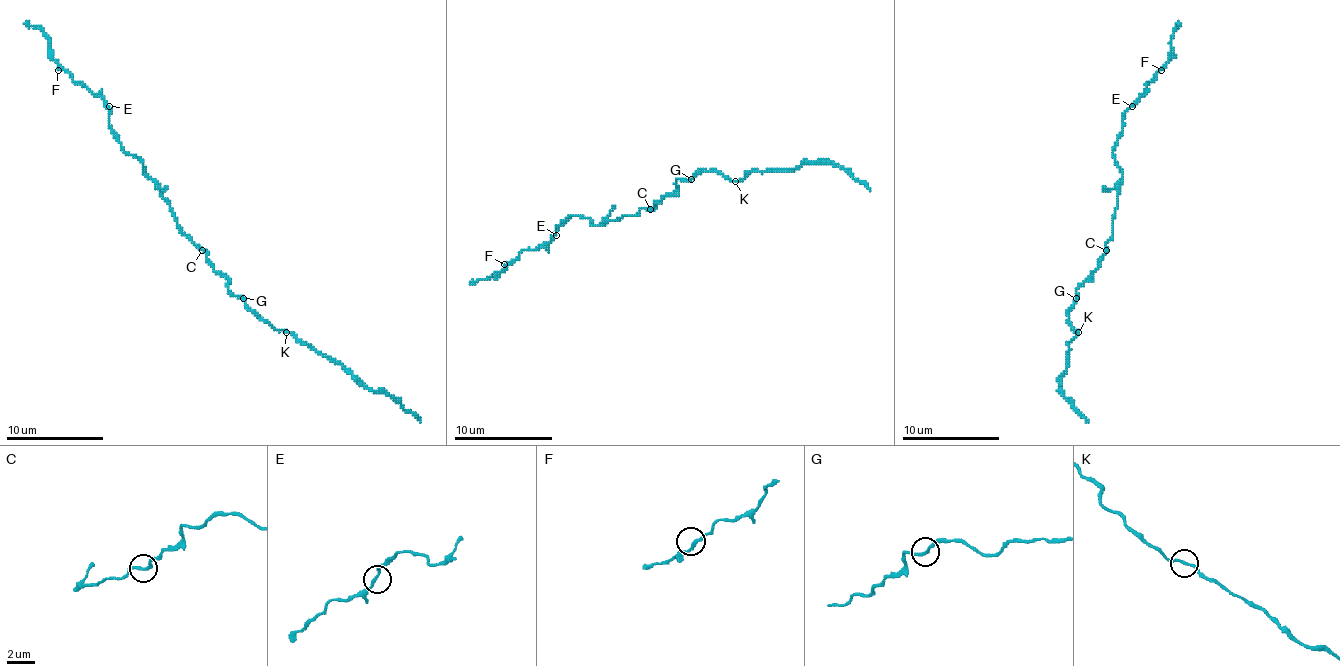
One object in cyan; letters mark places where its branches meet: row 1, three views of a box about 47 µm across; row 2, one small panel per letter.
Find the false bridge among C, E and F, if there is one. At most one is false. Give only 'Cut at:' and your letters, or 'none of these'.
Cut at: none of these

